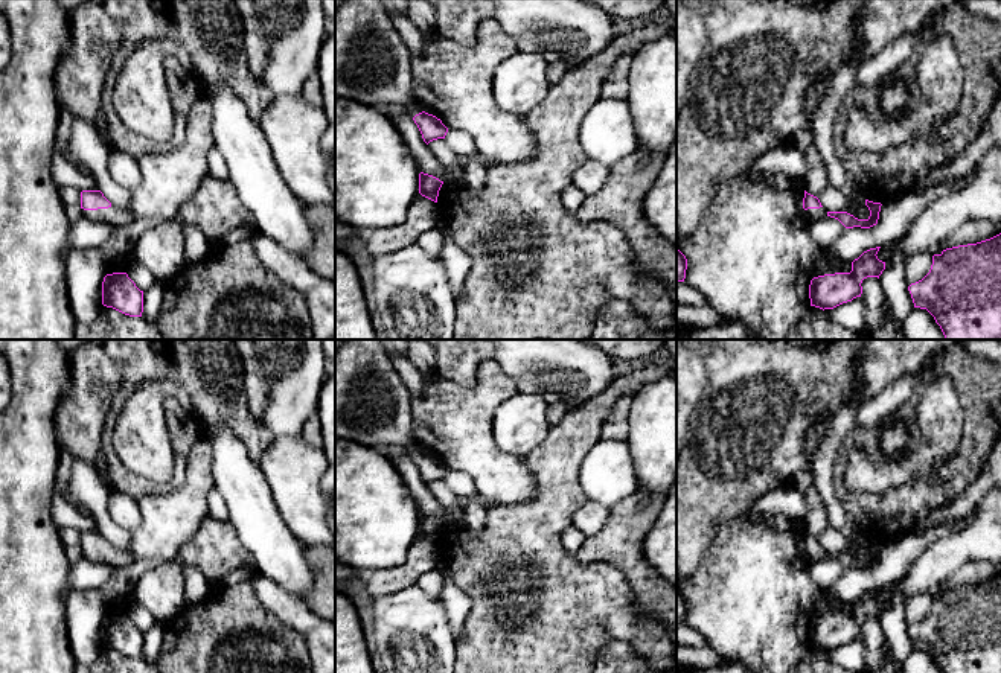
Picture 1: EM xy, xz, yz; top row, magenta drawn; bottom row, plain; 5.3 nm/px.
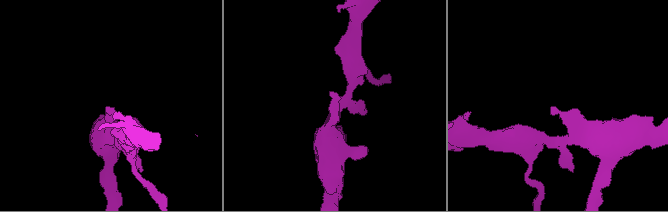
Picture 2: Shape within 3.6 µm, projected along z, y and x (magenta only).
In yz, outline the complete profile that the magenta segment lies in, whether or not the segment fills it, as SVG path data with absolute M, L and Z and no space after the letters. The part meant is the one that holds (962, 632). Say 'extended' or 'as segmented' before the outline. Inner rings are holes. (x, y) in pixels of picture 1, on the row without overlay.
as segmented | M1001 574L934 595L929 614L908 632L914 649L926 650L942 673L1001 673Z

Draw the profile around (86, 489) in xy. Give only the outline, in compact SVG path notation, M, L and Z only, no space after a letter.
M75 458L67 492L70 504L85 509L98 524L104 537L117 548L130 542L130 530L117 525L108 513L110 490L105 487L96 469Z

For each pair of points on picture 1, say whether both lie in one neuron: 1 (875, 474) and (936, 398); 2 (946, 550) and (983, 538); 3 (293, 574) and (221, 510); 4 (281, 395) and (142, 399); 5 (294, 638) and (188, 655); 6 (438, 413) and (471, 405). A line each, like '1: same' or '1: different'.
1: same
2: same
3: different
4: different
5: same
6: same

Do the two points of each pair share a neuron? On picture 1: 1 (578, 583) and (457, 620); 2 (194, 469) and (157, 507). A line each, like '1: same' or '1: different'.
1: different
2: same

